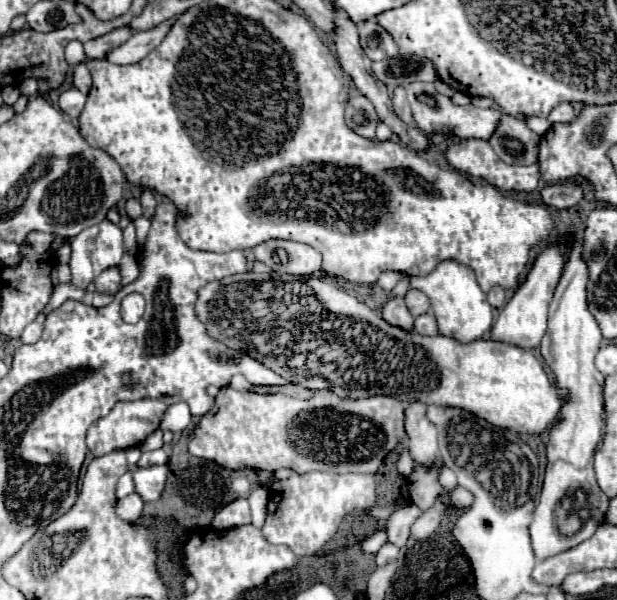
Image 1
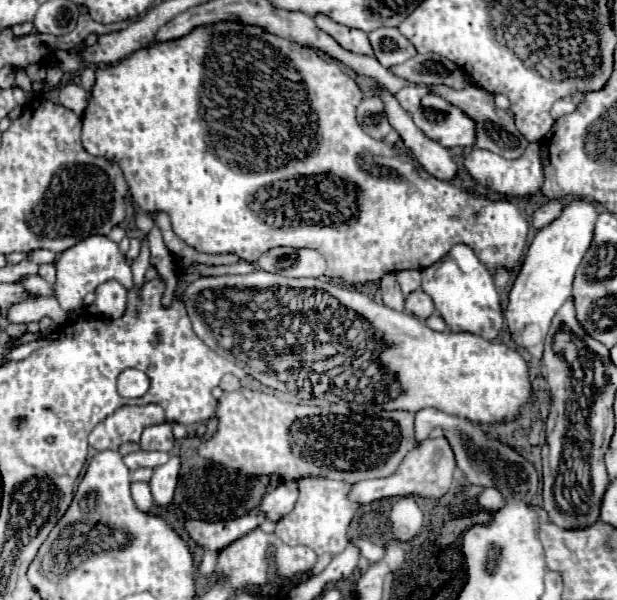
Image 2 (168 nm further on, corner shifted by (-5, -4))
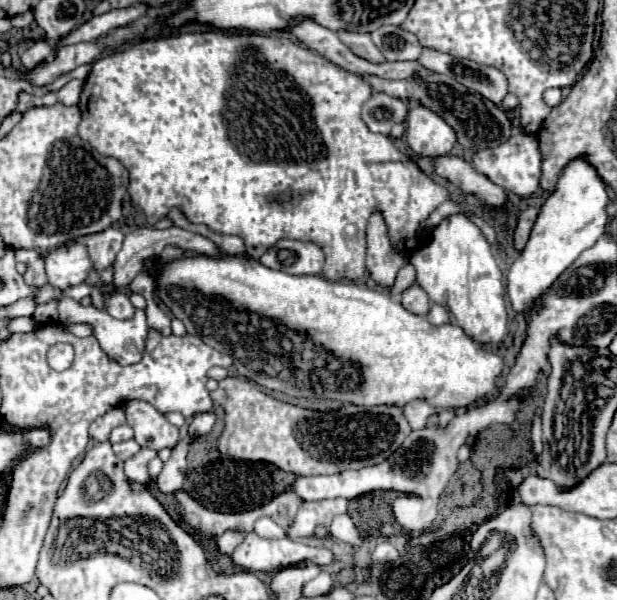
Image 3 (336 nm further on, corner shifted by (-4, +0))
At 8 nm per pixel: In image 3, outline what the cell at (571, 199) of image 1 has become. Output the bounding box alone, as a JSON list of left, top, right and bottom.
[513,208,537,252]

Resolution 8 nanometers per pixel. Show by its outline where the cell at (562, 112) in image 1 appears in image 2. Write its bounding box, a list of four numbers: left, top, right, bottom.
[550,98,576,120]

